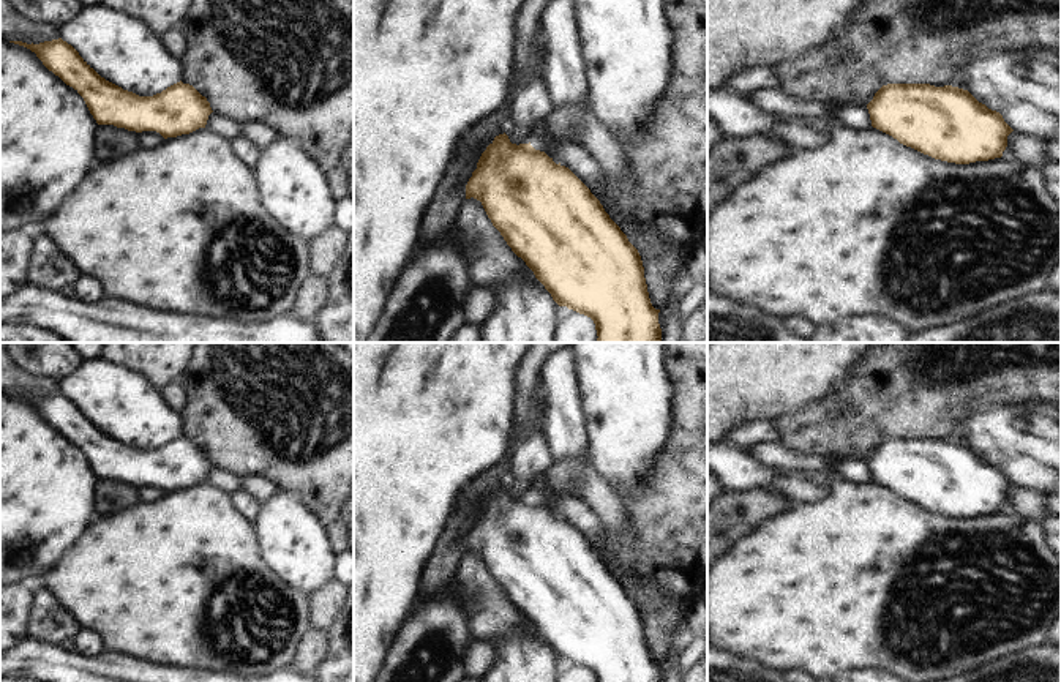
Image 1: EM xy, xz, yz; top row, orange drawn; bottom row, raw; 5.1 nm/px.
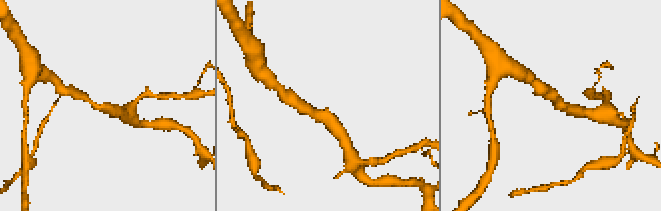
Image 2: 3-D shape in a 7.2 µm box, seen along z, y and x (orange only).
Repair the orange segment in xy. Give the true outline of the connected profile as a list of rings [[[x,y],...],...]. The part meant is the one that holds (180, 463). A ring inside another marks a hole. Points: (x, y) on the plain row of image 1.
[[[62,392],[39,398],[9,395],[36,407],[43,418],[73,440],[98,478],[128,485],[156,485],[164,493],[205,482],[213,466],[193,439],[182,434],[153,450],[139,450],[101,431],[79,406]]]

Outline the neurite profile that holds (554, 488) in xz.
[[[576,456],[572,459],[562,459],[546,467],[545,474],[535,480],[542,485],[548,499],[530,499],[535,504],[545,505],[556,518],[559,518],[557,499],[567,491],[570,482],[573,482],[581,494],[581,502],[598,519],[602,530],[608,534],[611,545],[633,545],[635,535],[628,529],[628,513],[616,488],[597,474],[589,456]]]

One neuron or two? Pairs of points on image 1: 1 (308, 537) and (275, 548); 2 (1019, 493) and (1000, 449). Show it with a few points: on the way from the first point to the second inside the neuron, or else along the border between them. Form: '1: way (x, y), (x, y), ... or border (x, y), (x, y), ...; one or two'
1: way (300, 537), (291, 537), (283, 545); one
2: border (1014, 483), (1034, 487), (1044, 493); two

